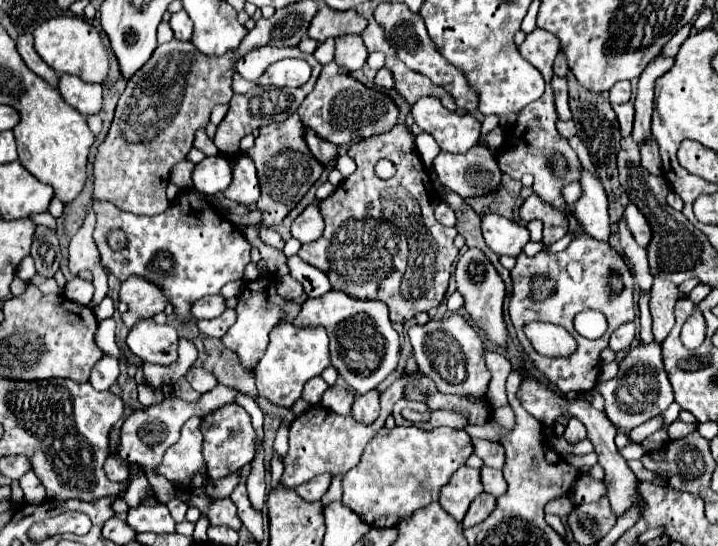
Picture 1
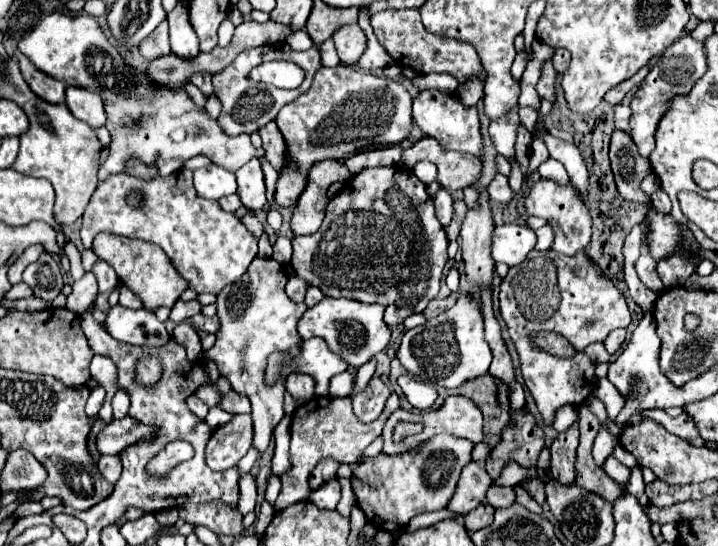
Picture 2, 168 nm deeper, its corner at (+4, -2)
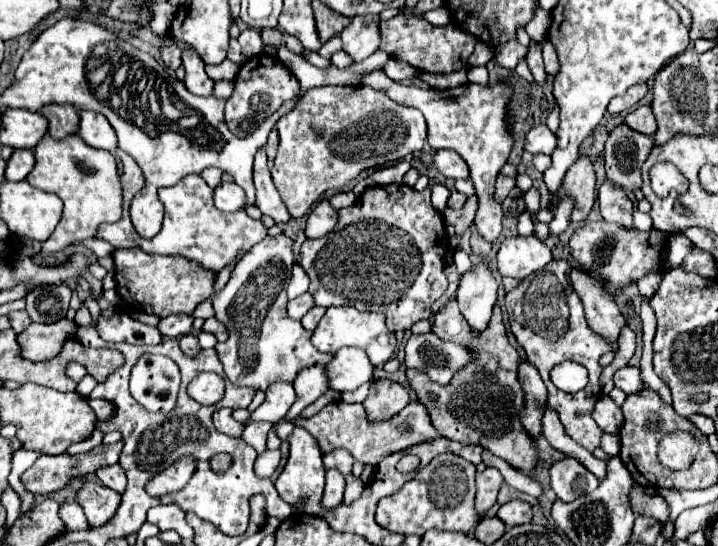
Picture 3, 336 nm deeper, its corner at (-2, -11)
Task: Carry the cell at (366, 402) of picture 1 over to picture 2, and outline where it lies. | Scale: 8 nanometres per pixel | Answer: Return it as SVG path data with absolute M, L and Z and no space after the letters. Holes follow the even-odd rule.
M374 376L368 386L364 388L362 394L356 394L356 398L352 398L352 408L354 408L354 414L364 420L364 422L372 422L380 416L382 408L384 408L384 402L388 398L390 390L388 386L384 386L384 382Z

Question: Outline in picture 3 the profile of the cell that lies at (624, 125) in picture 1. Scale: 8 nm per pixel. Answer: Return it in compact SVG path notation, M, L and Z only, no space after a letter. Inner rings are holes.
M642 105L634 111L630 111L624 121L626 121L628 127L632 127L634 131L640 131L644 135L654 135L656 129L658 129L658 123L654 119L654 113L652 113L650 105Z

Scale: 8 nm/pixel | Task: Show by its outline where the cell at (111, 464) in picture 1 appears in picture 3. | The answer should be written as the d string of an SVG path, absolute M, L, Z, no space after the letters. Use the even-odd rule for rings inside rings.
M110 465L110 467L102 467L96 471L98 479L102 481L102 485L118 491L118 493L124 493L126 489L126 475L122 471L120 465Z

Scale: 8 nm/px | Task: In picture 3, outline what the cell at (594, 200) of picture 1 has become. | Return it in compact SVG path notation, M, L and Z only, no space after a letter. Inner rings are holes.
M534 125L526 133L524 141L524 151L528 153L544 153L550 155L556 147L556 135L546 127L546 125Z

